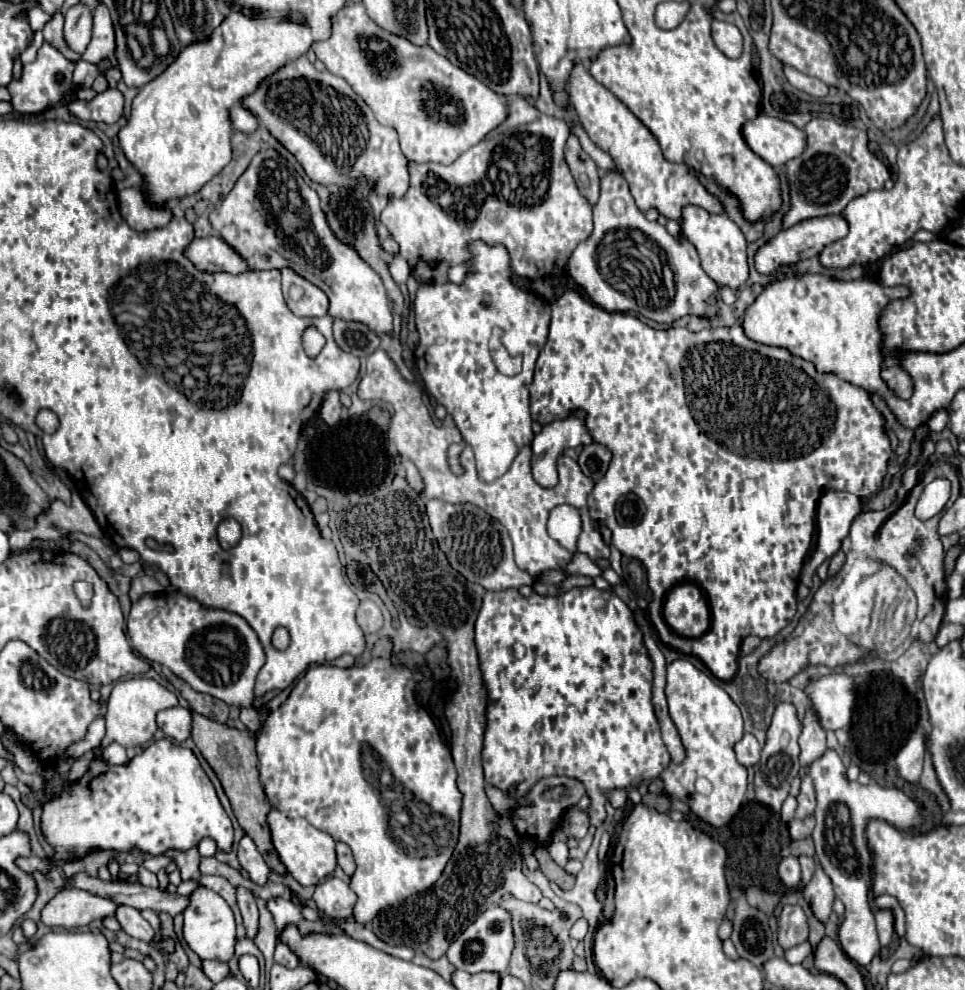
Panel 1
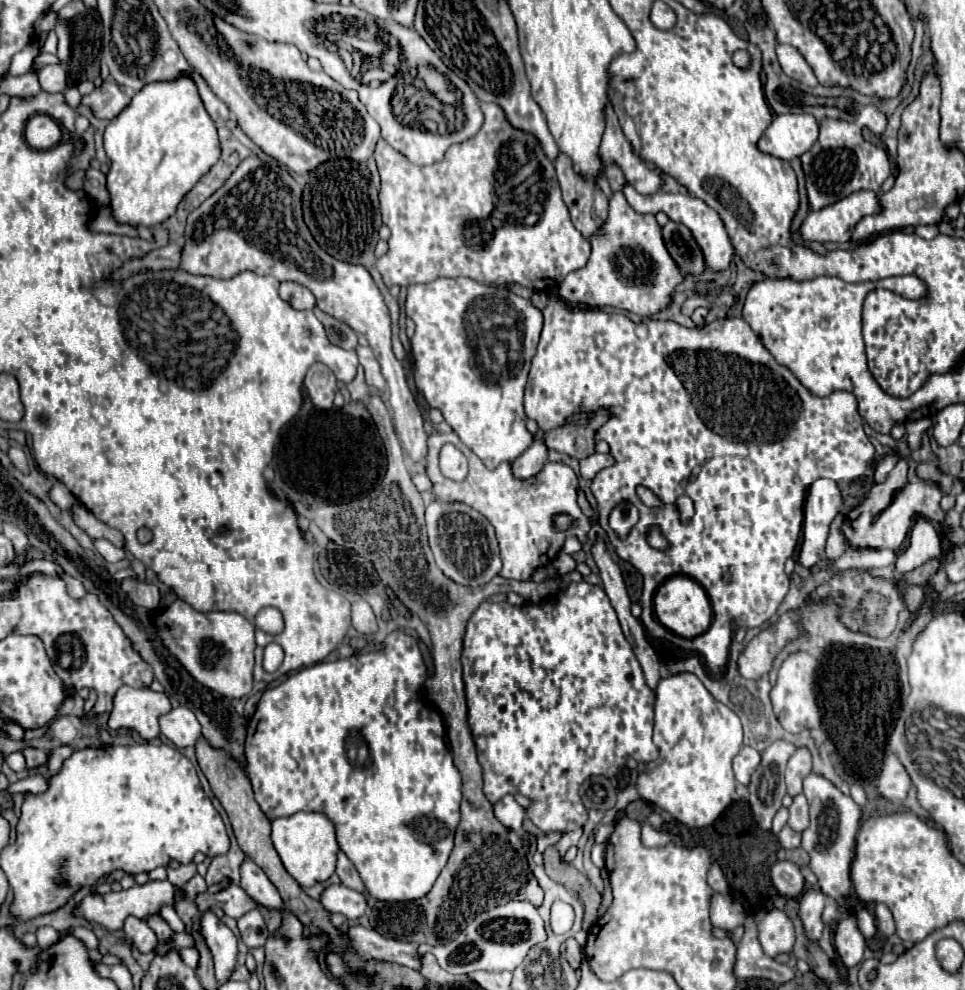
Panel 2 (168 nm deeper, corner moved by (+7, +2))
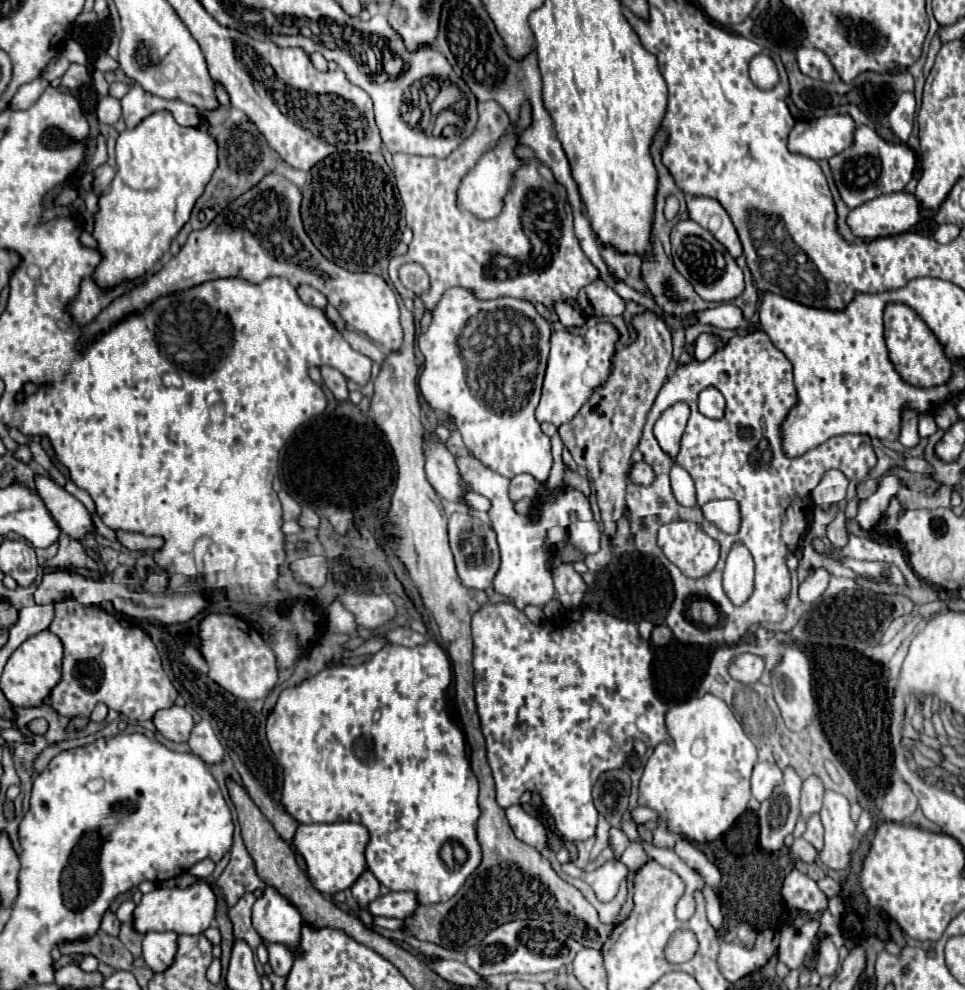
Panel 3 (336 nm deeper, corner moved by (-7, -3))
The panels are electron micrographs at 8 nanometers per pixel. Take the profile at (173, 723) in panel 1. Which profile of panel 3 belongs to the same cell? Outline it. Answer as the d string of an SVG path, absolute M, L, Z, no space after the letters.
M204 719L194 725L194 729L190 733L190 739L188 739L188 745L190 745L190 751L206 763L222 761L224 747L220 745L220 741L218 741L216 733L212 731L210 723L204 721Z

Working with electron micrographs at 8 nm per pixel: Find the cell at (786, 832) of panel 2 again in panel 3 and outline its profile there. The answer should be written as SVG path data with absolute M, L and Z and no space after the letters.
M796 839L794 841L794 845L790 847L790 853L794 855L794 857L798 857L798 859L802 859L802 861L806 861L806 863L812 863L814 859L816 859L816 849L806 841L806 839Z

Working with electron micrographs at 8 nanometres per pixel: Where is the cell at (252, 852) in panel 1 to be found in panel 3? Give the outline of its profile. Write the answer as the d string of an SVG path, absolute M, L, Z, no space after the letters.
M266 885L262 897L256 899L252 907L252 925L262 939L294 947L294 943L298 943L302 917L284 895Z

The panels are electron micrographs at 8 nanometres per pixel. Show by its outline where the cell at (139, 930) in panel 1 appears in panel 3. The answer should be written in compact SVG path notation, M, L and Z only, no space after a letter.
M172 931L166 933L146 933L144 941L142 941L142 949L144 949L144 961L148 963L148 967L156 973L164 971L172 959L174 959L174 951L176 951L176 939L178 935L174 935Z

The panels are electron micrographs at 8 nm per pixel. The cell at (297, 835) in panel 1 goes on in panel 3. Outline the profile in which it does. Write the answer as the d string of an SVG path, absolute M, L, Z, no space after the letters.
M358 823L300 825L292 839L296 853L306 861L306 873L312 885L324 895L334 895L338 891L344 891L358 879L358 875L366 869L366 859L364 859L366 843L368 843L368 831Z

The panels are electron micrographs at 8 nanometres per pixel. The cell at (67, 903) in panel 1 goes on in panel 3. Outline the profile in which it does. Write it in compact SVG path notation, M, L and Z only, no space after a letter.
M198 881L186 889L158 887L142 895L142 901L134 909L132 925L134 925L134 931L142 935L148 931L174 931L178 935L182 933L198 935L198 933L204 933L214 921L214 907L216 907L216 897L206 881Z

